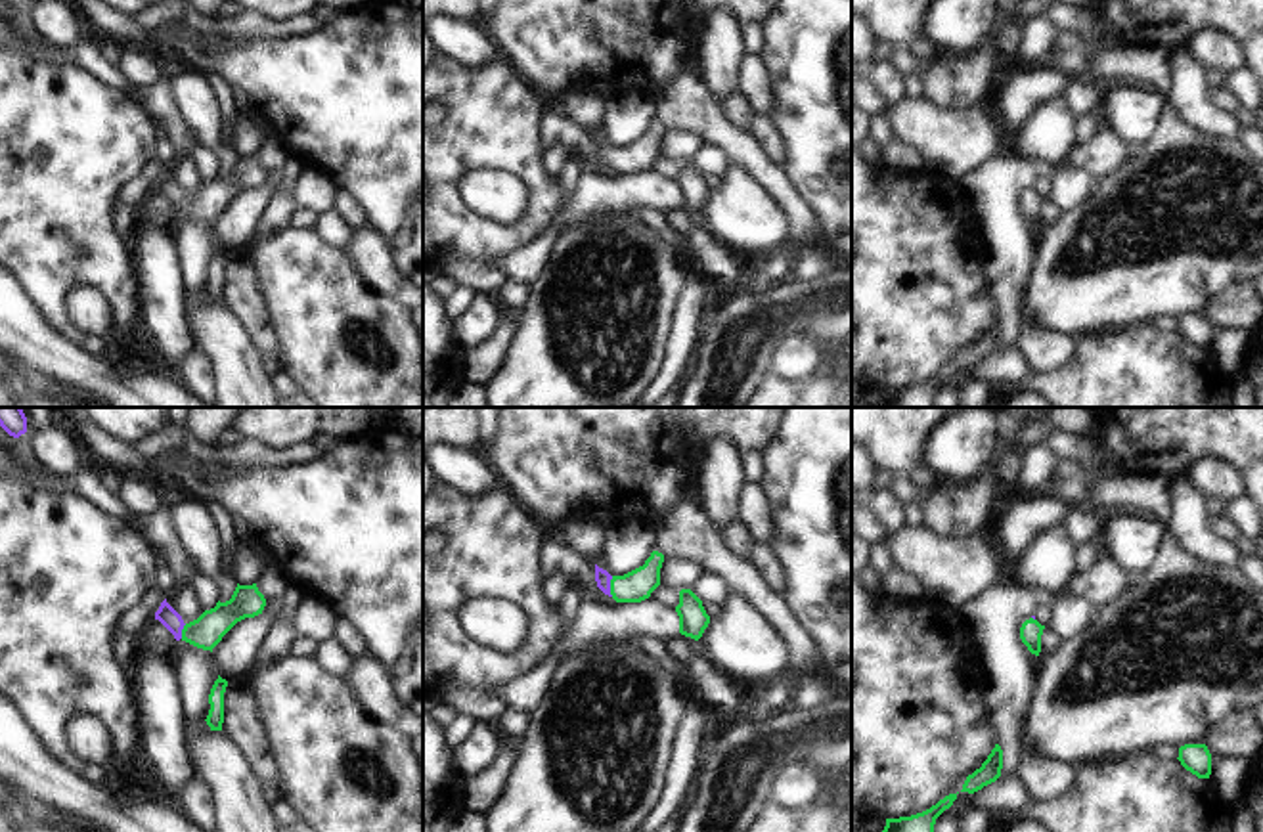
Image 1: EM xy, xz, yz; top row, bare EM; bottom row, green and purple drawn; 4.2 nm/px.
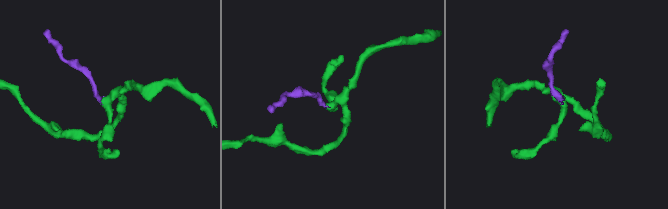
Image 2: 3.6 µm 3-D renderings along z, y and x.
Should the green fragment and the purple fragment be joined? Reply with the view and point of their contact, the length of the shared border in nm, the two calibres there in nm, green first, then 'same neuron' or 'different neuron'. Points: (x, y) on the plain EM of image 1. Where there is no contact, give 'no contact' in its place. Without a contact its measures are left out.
contact xz (611, 157); length 90 nm; calibres 140 and 70 nm; same neuron

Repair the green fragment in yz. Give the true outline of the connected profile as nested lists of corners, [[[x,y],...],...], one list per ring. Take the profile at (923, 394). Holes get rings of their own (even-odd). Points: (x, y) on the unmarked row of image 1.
[[[949,365],[930,381],[899,390],[886,390],[880,407],[934,407],[936,390],[953,377],[957,365]]]

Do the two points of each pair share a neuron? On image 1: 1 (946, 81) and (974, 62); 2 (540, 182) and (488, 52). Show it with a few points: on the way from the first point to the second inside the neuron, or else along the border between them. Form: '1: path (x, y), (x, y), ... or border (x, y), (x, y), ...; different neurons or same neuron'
1: path (953, 81), (967, 69); same neuron
2: border (448, 56), (464, 65), (485, 65), (498, 60); different neurons

